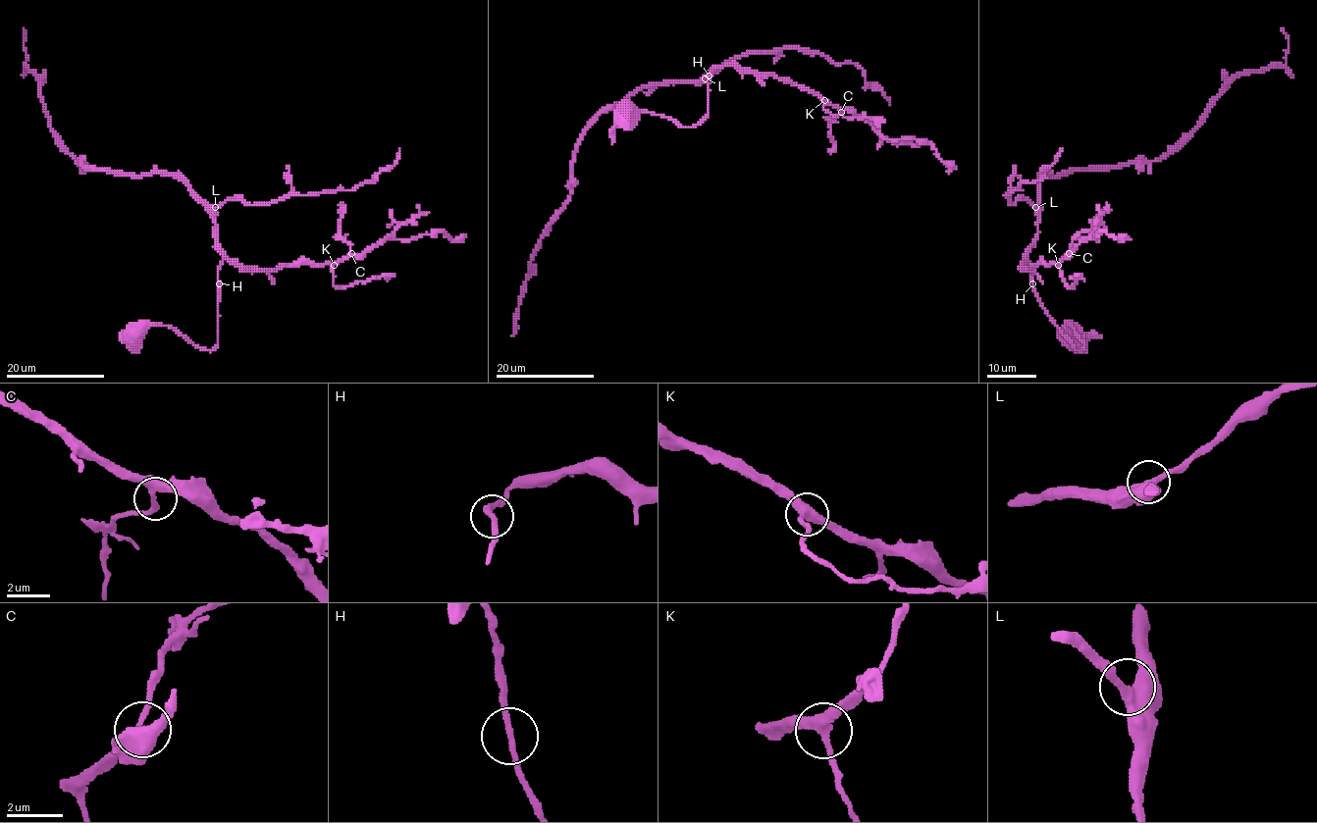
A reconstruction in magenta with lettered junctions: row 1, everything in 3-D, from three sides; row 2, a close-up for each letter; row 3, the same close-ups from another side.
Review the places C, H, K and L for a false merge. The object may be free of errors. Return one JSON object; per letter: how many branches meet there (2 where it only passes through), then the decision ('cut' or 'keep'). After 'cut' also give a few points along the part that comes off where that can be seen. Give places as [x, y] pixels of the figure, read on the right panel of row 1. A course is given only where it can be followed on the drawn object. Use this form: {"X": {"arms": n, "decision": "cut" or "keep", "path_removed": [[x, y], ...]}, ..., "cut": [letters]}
{"C": {"arms": 3, "decision": "keep"}, "H": {"arms": 2, "decision": "keep"}, "K": {"arms": 3, "decision": "keep"}, "L": {"arms": 2, "decision": "keep"}, "cut": []}

